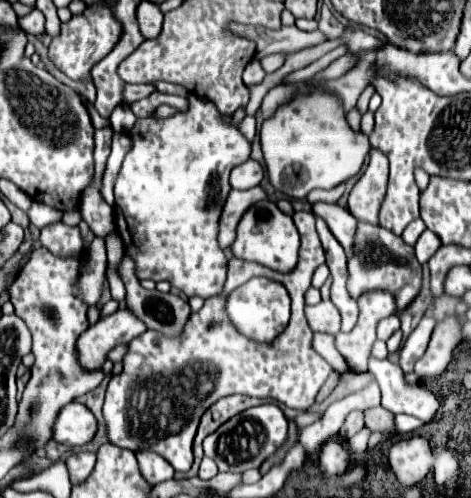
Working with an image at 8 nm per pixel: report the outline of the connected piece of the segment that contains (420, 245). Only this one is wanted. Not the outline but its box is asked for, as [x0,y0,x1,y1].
[414,230,442,264]

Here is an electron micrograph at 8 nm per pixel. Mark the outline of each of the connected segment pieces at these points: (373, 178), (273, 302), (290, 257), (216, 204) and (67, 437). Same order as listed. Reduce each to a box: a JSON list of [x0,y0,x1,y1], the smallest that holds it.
[[348,150,388,224],[226,278,290,344],[232,200,300,274],[114,94,252,300],[52,402,96,446]]

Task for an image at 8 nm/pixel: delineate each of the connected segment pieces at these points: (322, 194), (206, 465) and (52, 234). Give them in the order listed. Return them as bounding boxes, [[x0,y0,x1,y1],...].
[[308,184,346,204],[200,458,218,480],[40,222,82,256]]

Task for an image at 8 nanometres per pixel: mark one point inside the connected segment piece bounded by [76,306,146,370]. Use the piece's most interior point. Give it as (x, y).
(118, 328)

